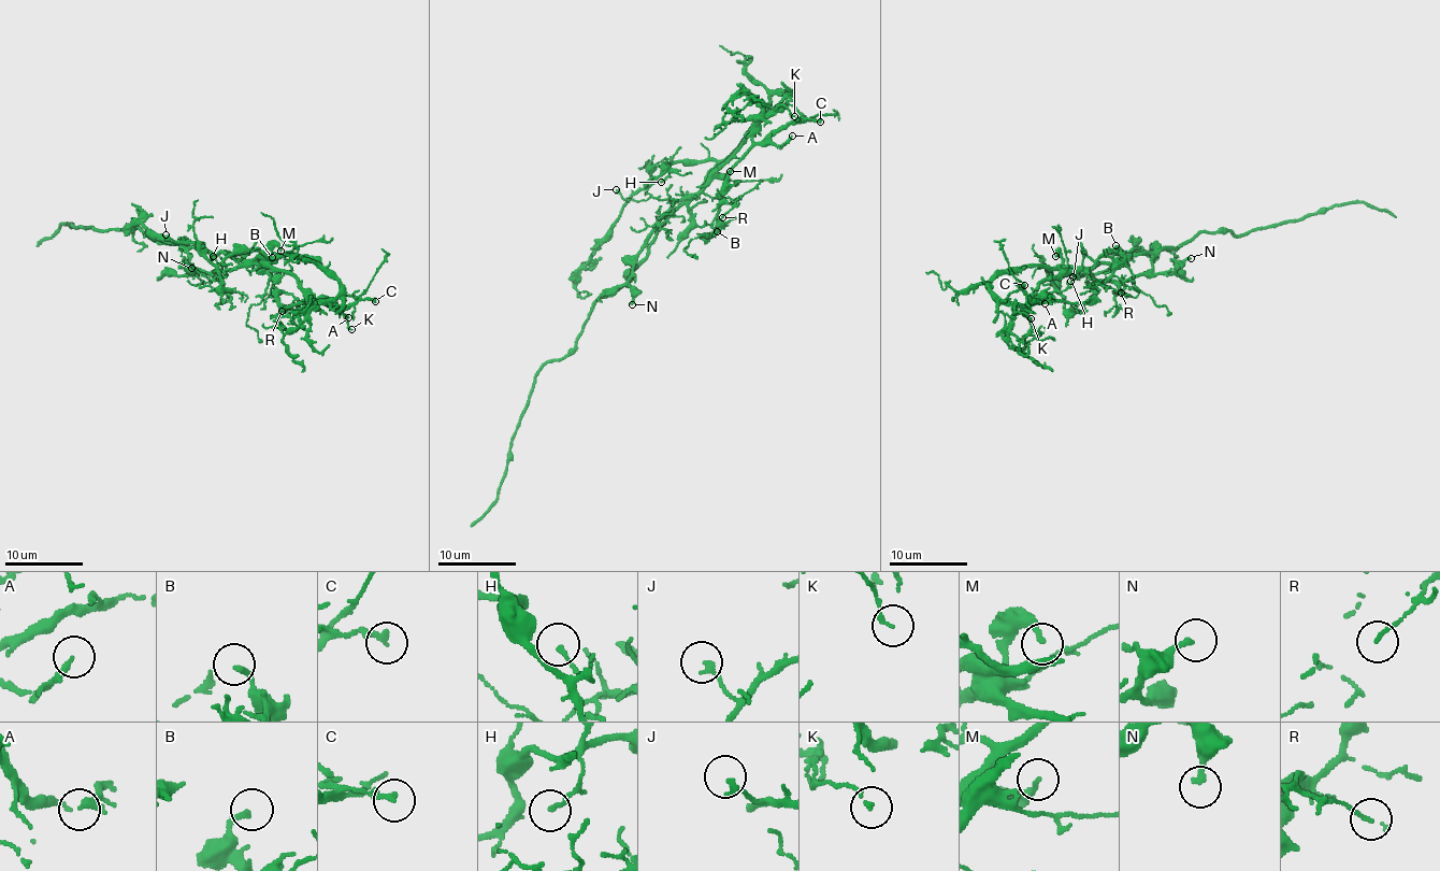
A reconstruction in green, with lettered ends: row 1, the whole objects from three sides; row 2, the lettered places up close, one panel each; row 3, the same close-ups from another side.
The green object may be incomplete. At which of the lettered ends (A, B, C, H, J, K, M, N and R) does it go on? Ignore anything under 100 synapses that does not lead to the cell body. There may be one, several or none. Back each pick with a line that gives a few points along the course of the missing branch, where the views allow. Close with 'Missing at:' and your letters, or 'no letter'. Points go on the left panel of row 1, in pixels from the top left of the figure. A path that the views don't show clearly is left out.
Missing at: no letter

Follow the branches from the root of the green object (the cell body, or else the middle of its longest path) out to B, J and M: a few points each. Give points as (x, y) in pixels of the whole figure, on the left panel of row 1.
B: (207, 251), (283, 270), (294, 277), (307, 301), (290, 308), (279, 304), (267, 265), (272, 257)
J: (207, 251), (244, 259), (269, 256), (258, 251), (233, 252), (212, 266), (202, 245), (176, 242), (166, 234)
M: (207, 251), (262, 263), (275, 245), (281, 251)

